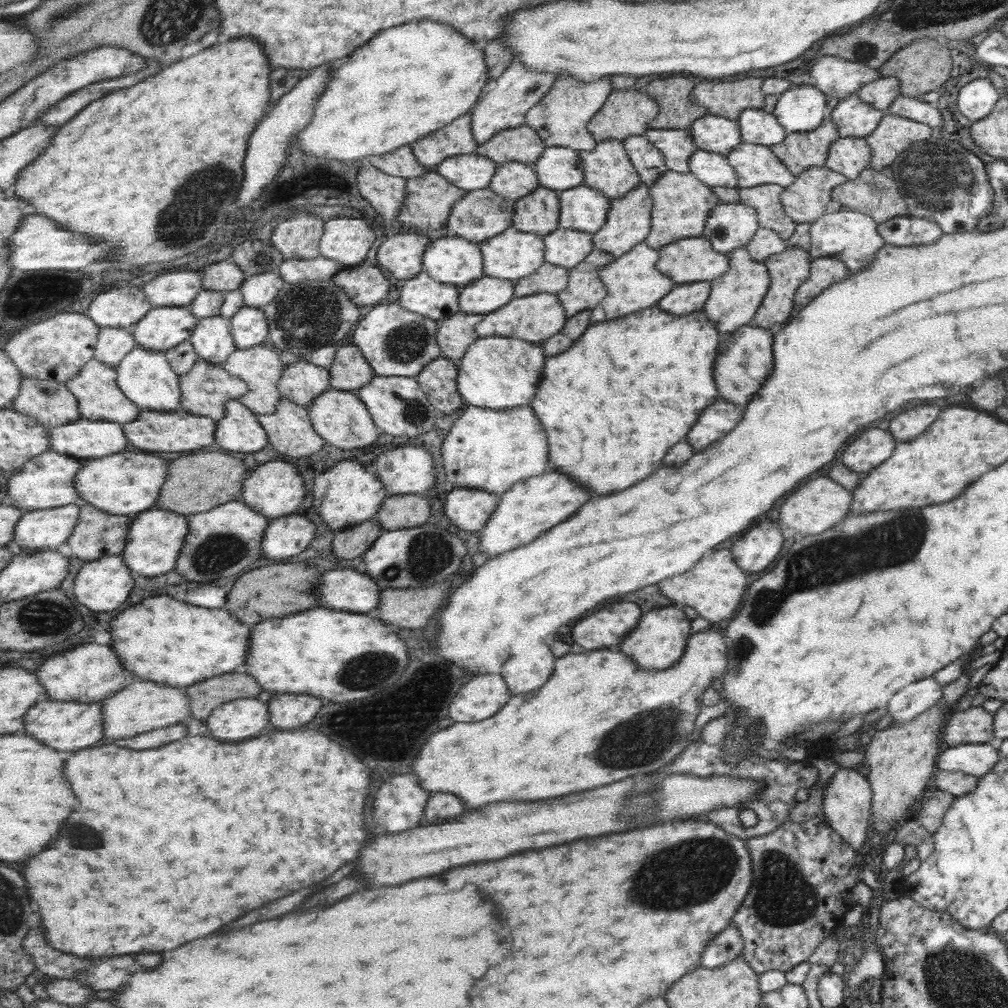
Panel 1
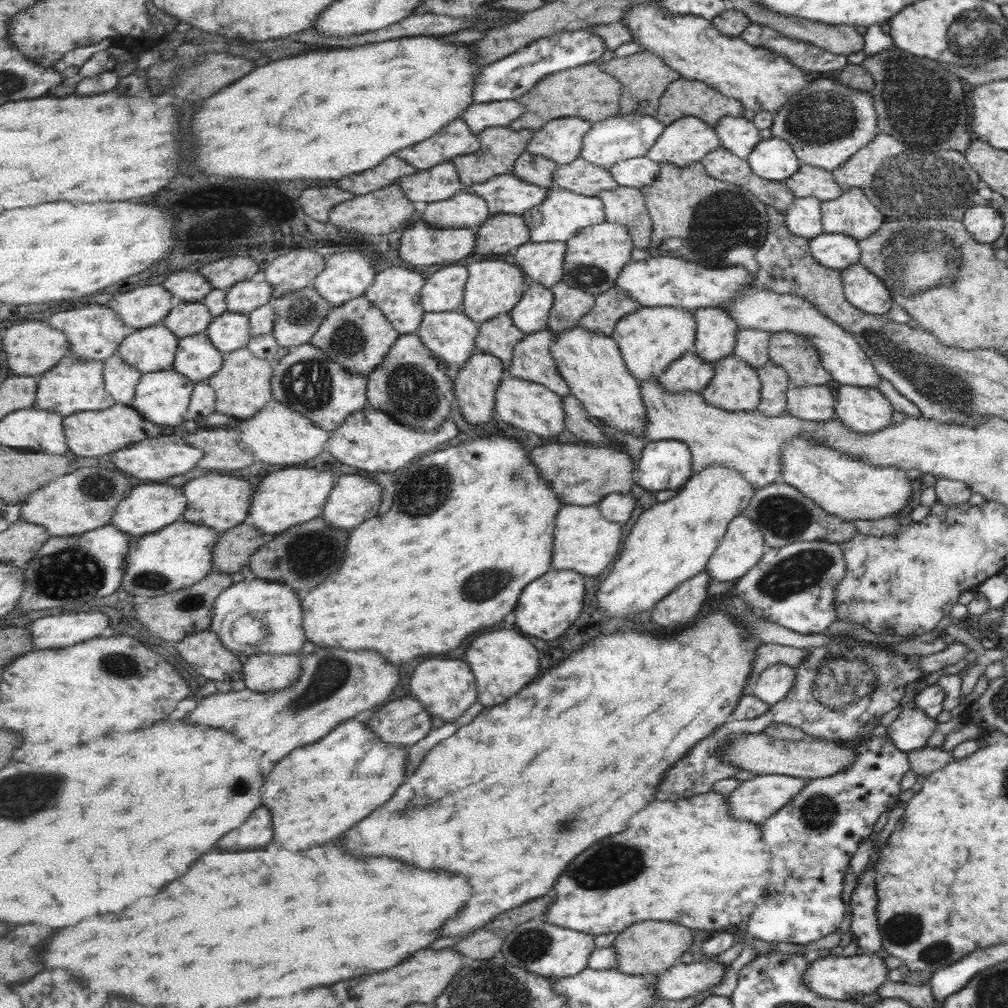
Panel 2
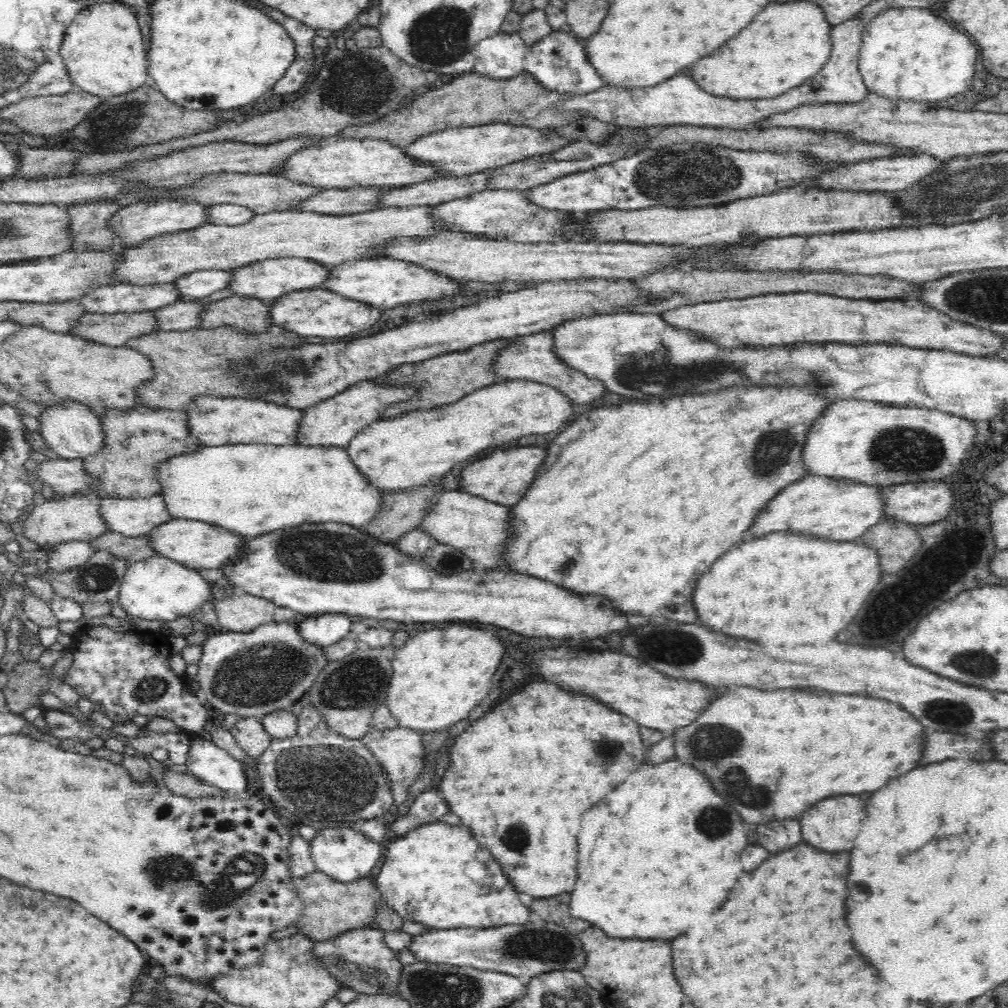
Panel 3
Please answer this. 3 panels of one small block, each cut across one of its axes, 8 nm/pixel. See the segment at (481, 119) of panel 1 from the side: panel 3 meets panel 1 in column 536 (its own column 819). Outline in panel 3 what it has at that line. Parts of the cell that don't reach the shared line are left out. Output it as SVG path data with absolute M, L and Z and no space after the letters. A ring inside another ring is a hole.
M848 20L836 28L832 28L832 48L826 66L810 78L804 86L782 94L780 98L766 102L732 102L728 98L716 98L700 90L700 86L688 76L674 76L668 82L652 88L652 90L606 90L600 88L592 94L572 96L554 104L556 112L562 114L578 114L580 118L590 118L602 124L618 124L618 126L700 126L706 130L732 130L732 132L756 132L774 128L772 118L788 114L790 110L812 108L812 106L860 106L868 102L870 90L864 86L862 76L858 74L858 48L864 26L854 20Z

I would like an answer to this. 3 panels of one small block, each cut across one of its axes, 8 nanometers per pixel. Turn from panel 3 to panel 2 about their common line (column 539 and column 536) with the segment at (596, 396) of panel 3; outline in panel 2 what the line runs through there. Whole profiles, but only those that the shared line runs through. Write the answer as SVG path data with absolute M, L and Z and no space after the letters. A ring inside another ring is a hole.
M543 330L541 334L531 334L519 342L515 348L515 358L511 360L511 376L525 378L529 382L539 382L555 390L561 398L573 396L573 390L565 376L561 374L561 366L557 364L557 356L553 346L557 344L559 334L551 330Z

